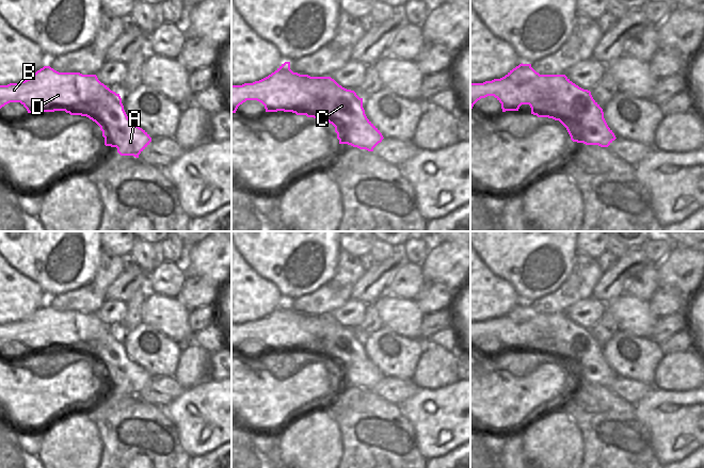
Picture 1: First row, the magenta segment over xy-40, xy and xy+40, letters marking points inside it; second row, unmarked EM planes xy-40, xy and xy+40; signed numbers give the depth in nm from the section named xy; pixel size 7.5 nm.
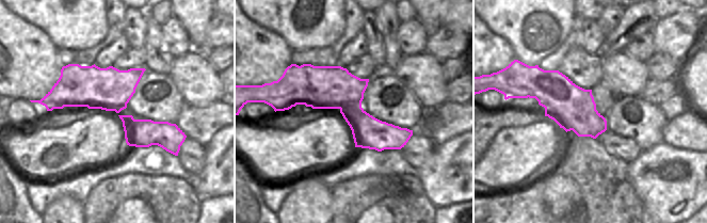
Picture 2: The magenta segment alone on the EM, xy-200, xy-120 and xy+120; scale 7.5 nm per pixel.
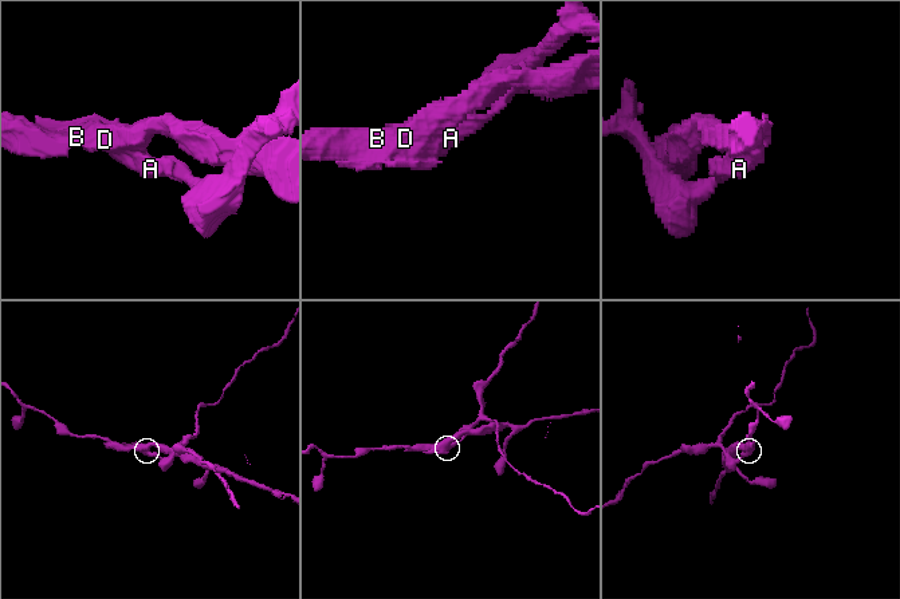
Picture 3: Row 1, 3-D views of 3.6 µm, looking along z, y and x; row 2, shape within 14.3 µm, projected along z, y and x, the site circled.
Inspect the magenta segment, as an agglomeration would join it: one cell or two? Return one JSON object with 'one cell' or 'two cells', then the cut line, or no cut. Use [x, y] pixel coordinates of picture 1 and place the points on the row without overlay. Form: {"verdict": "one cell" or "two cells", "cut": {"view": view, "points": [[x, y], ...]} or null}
{"verdict": "two cells", "cut": {"view": "xy", "points": [[336, 321], [331, 334], [309, 342], [294, 342], [290, 350]]}}

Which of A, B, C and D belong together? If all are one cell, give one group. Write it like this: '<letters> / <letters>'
A C / B D

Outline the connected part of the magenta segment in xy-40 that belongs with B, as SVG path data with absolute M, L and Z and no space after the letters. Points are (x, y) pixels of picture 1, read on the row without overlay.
M44 305L25 320L0 324L0 348L10 341L20 341L28 352L65 350L69 343L101 339L109 334L110 329L96 313L59 311L50 305Z

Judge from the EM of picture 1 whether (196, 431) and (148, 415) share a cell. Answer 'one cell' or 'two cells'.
two cells

